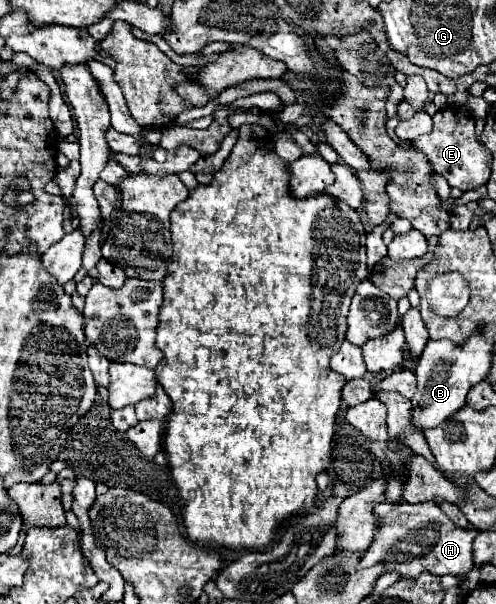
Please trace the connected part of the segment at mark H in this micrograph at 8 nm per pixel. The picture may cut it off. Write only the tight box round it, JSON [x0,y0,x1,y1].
[358,503,478,577]

